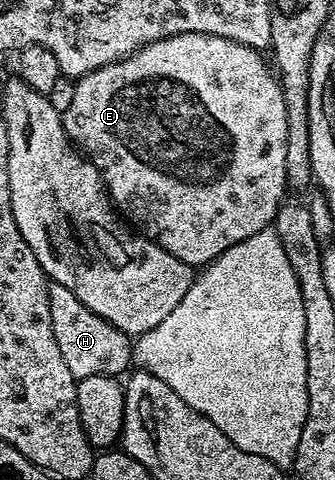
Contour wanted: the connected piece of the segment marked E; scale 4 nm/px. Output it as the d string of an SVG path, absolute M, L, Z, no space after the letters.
M185 32L145 44L141 49L133 51L128 58L97 68L78 79L75 82L73 100L61 117L68 138L86 155L103 178L103 185L107 188L114 209L143 237L156 242L165 252L169 252L177 260L185 260L185 264L190 266L202 268L221 256L221 252L233 248L233 244L249 240L249 236L268 229L274 223L275 214L284 201L283 190L288 189L285 172L287 129L285 100L281 96L279 79L260 51L252 46L237 44L237 40L225 40L223 36L209 36L201 32Z

